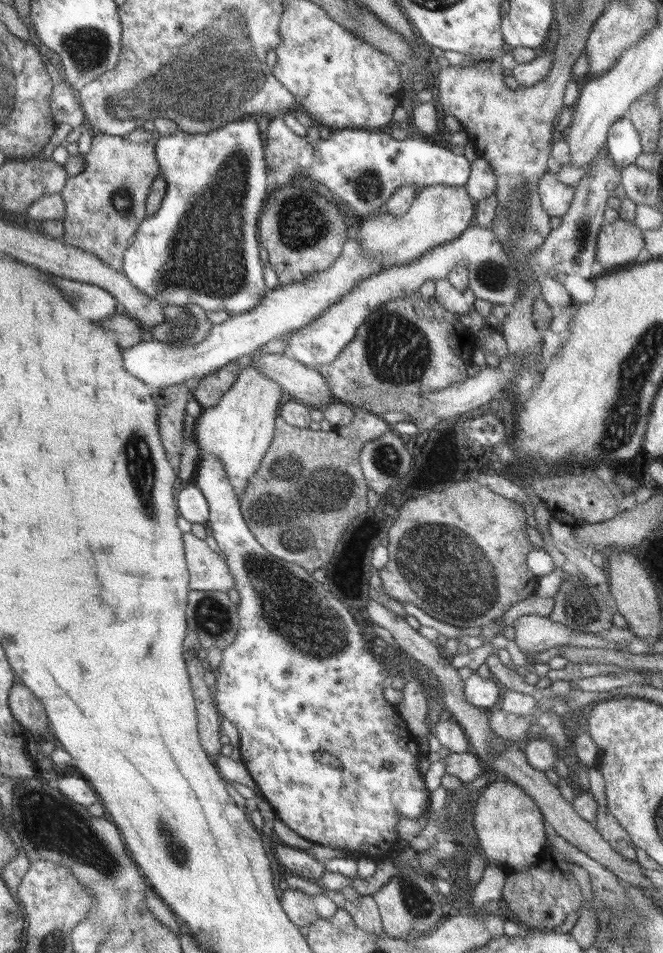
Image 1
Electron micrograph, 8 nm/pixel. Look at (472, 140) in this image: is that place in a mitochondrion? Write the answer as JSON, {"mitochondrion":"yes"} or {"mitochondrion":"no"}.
{"mitochondrion":"no"}

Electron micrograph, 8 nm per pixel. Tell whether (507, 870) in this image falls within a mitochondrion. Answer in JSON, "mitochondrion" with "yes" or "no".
{"mitochondrion":"no"}

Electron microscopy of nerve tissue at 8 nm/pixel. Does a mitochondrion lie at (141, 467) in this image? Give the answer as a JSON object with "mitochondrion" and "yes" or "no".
{"mitochondrion":"yes"}

